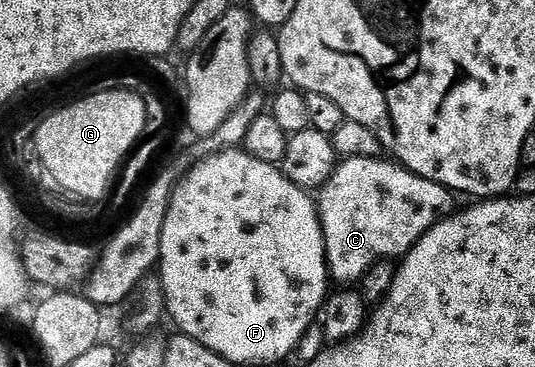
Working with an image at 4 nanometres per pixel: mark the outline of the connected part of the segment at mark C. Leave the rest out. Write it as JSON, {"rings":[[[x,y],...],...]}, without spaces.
{"rings":[[[349,157],[340,160],[335,173],[317,193],[317,208],[322,219],[325,249],[327,251],[327,272],[332,282],[341,281],[342,286],[362,282],[371,268],[384,259],[402,259],[411,246],[445,217],[456,212],[456,194],[436,181],[418,177],[398,163],[383,161],[376,157]]]}

